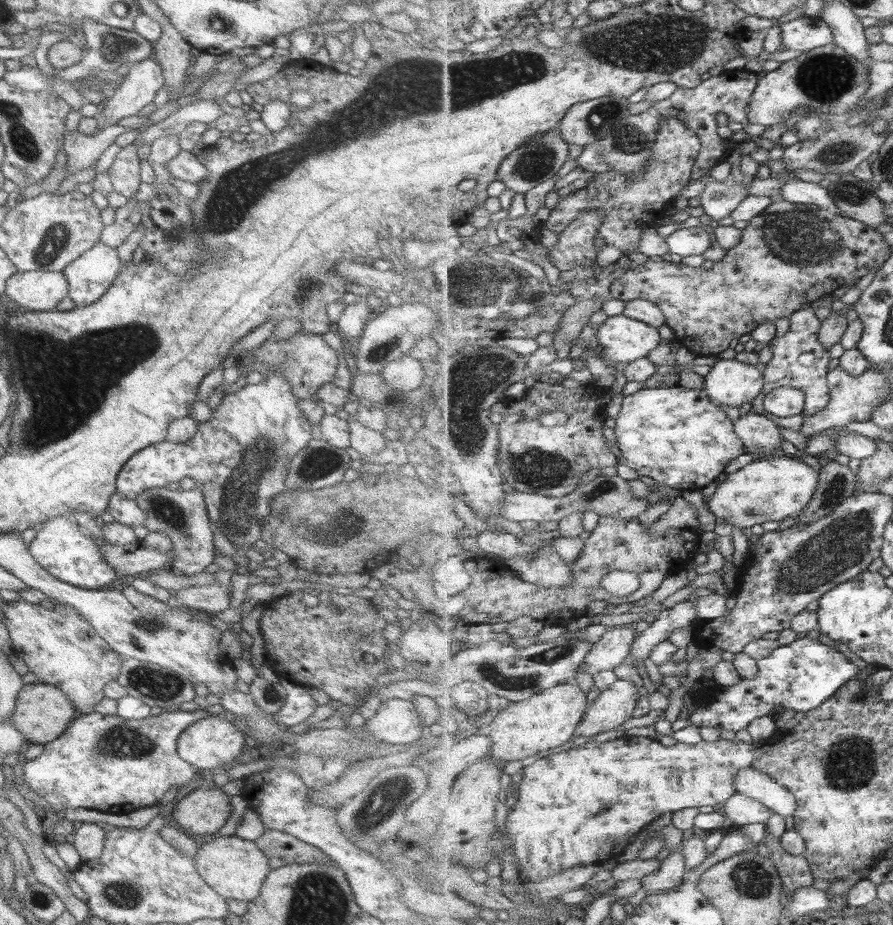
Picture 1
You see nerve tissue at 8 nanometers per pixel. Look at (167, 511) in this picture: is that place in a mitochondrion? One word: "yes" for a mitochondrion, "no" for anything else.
yes

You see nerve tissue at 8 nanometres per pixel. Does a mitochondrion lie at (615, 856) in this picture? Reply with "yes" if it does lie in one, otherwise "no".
no

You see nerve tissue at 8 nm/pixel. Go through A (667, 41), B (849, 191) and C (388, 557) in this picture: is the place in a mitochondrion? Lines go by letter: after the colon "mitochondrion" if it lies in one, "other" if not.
A: mitochondrion
B: mitochondrion
C: other

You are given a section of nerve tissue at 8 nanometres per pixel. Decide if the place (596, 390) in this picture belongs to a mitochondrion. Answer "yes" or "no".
no

